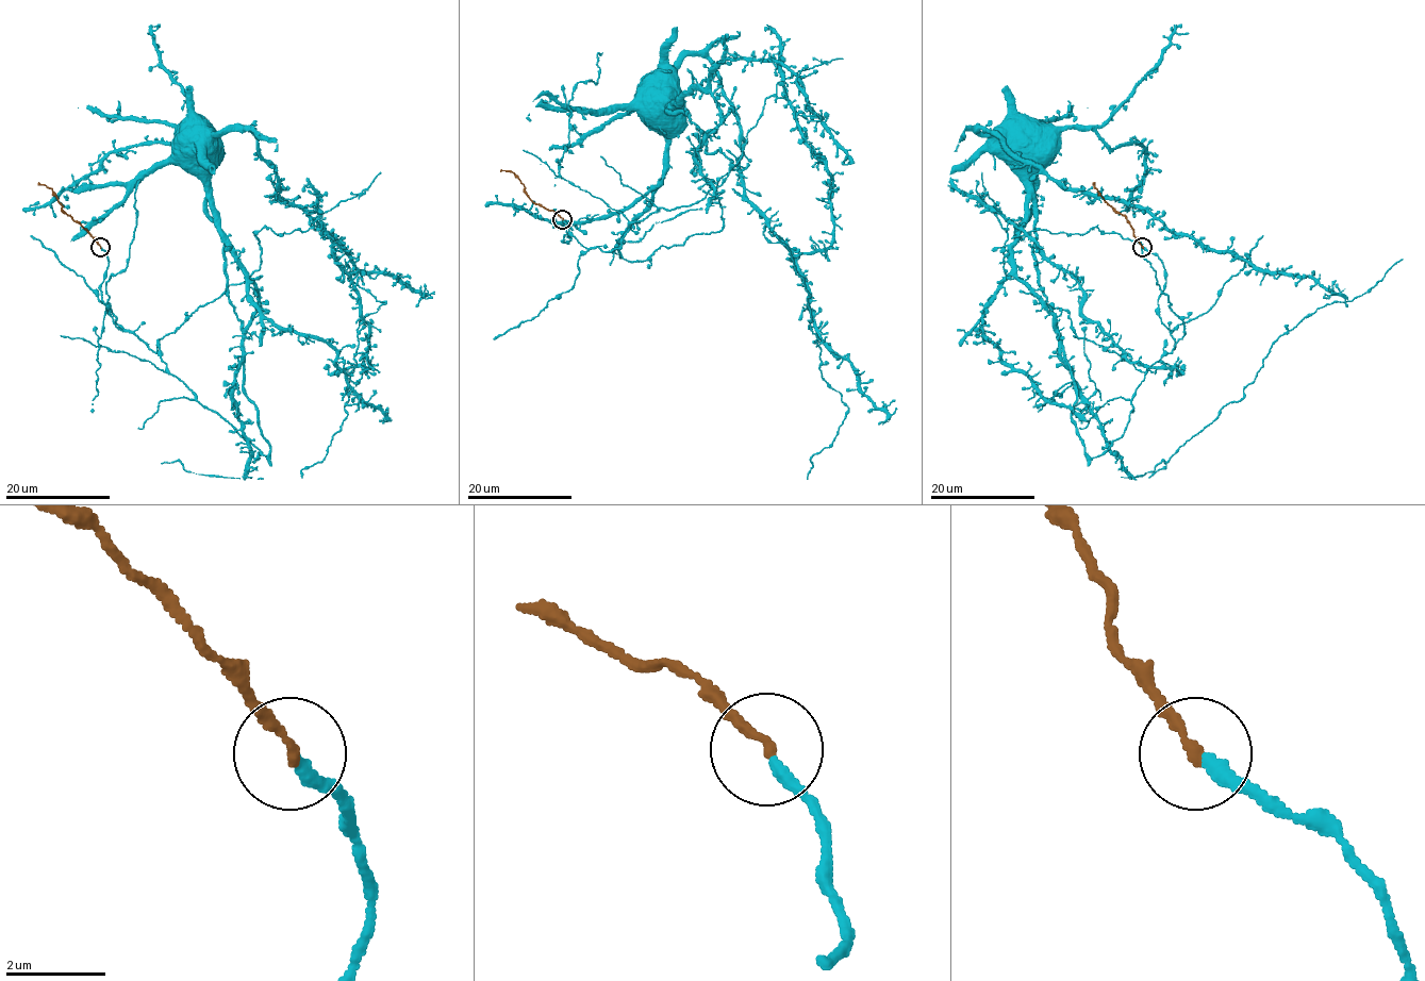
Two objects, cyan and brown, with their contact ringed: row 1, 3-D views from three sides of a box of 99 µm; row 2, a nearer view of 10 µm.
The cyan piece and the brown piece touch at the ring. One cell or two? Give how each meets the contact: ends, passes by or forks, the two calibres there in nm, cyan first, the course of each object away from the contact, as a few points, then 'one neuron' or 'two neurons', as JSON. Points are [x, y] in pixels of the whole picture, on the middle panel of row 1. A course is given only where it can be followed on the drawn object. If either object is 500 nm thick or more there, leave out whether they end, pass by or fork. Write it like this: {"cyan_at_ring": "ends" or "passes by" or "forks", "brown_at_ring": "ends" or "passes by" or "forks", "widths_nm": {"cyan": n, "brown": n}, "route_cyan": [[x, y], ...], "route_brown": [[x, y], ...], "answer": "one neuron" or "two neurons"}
{"cyan_at_ring": "ends", "brown_at_ring": "ends", "widths_nm": {"cyan": 280, "brown": 220}, "route_cyan": [[563, 219], [565, 243], [612, 251], [632, 222], [706, 196], [705, 134], [655, 88]], "route_brown": [[563, 219], [554, 212], [536, 205], [513, 172], [500, 171]], "answer": "one neuron"}

